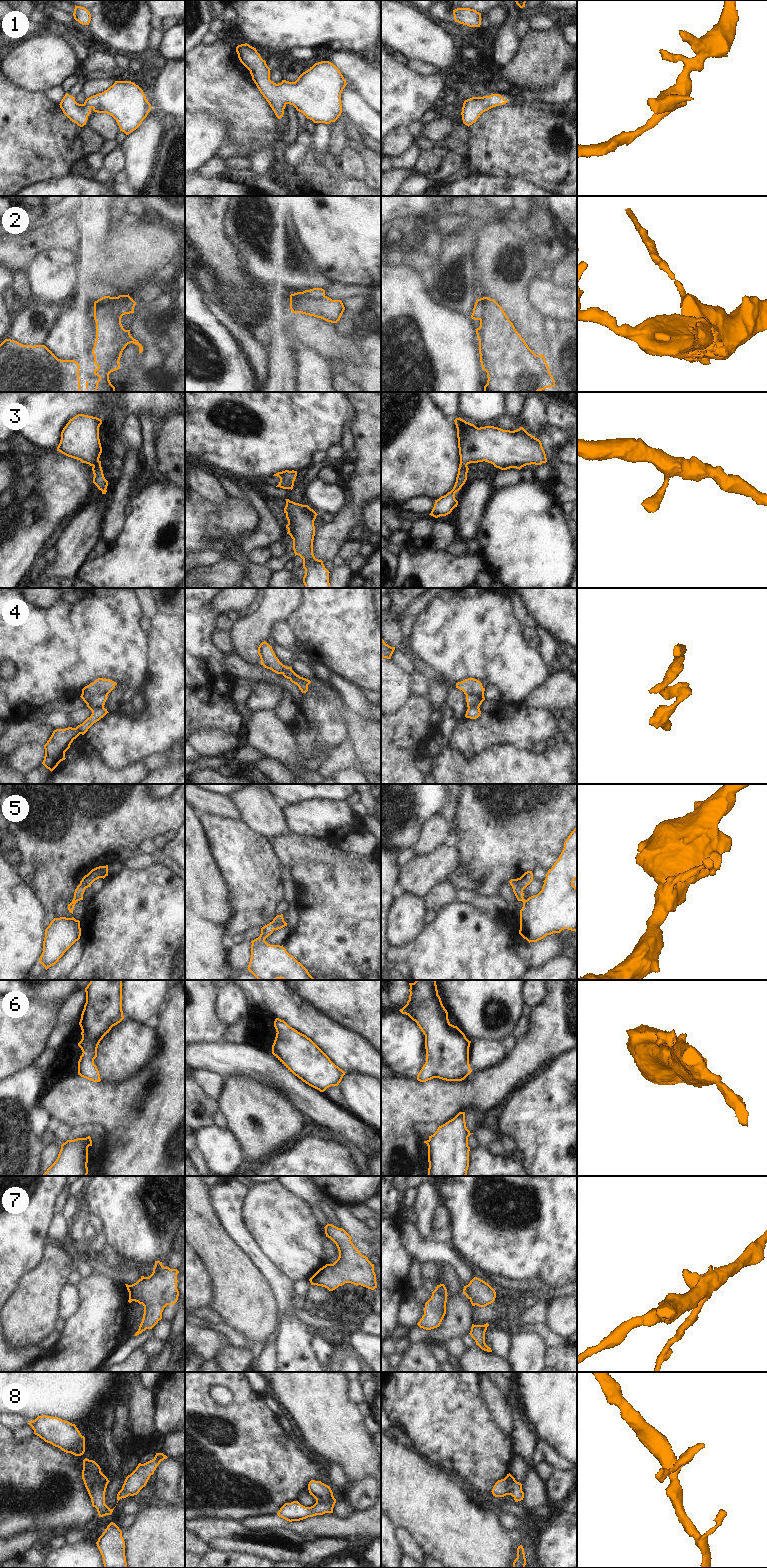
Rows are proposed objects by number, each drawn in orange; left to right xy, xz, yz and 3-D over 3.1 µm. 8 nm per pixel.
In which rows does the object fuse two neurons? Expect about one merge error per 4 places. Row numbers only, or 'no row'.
2, 4

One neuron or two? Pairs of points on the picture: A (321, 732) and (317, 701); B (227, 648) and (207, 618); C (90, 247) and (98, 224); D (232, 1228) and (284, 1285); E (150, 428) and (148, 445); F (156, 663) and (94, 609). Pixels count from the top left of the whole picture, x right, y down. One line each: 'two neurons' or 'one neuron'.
A: one neuron
B: two neurons
C: one neuron
D: one neuron
E: one neuron
F: two neurons

